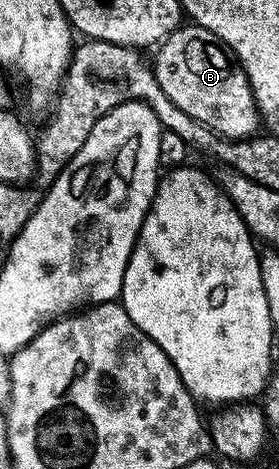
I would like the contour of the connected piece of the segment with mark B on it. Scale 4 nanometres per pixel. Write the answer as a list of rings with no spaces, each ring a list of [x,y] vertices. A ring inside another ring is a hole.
[[[183,23],[163,38],[157,52],[153,60],[157,83],[185,115],[208,125],[221,137],[256,136],[261,122],[251,84],[231,50],[217,39],[217,35],[200,25]]]

